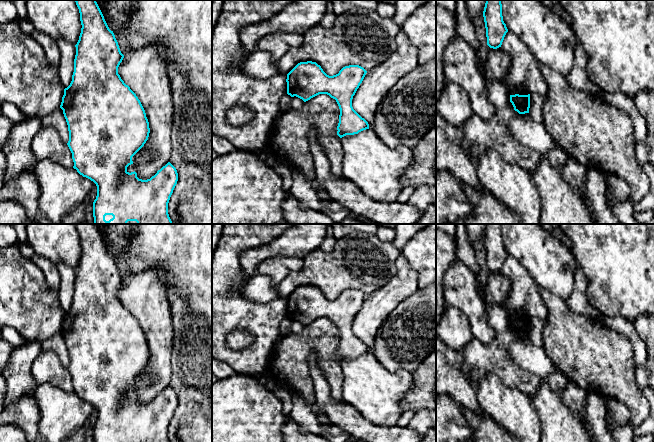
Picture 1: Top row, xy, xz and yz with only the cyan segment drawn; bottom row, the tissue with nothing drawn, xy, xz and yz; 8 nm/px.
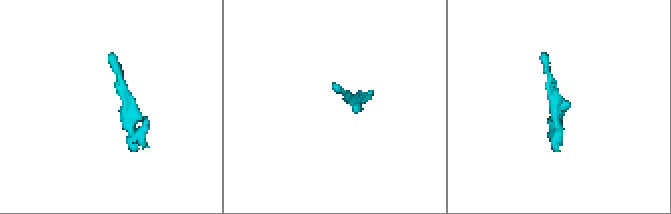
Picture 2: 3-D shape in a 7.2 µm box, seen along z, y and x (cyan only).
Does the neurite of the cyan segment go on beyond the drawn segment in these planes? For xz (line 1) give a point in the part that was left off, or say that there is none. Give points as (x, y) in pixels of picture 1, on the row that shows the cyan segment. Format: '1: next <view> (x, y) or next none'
1: next none

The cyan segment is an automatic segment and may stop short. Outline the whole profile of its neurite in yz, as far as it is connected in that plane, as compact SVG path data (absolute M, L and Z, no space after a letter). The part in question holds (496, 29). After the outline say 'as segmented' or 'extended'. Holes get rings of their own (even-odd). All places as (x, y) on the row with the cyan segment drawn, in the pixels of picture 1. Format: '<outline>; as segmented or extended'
M486 0L483 17L486 28L487 45L497 49L501 47L508 29L503 21L502 0Z; as segmented

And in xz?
M300 62L287 74L287 94L291 97L296 96L304 102L319 94L329 95L336 100L340 109L337 135L342 138L346 135L358 134L363 130L369 129L369 124L353 109L352 99L366 73L367 71L359 65L349 65L343 67L338 74L329 76L316 62Z; as segmented

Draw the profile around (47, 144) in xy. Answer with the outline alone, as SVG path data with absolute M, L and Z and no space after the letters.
M42 127L35 135L32 150L36 161L49 159L66 168L73 168L72 153L58 132L52 127Z

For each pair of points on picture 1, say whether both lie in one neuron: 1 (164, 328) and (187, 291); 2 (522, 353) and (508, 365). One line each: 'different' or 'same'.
1: different
2: different

